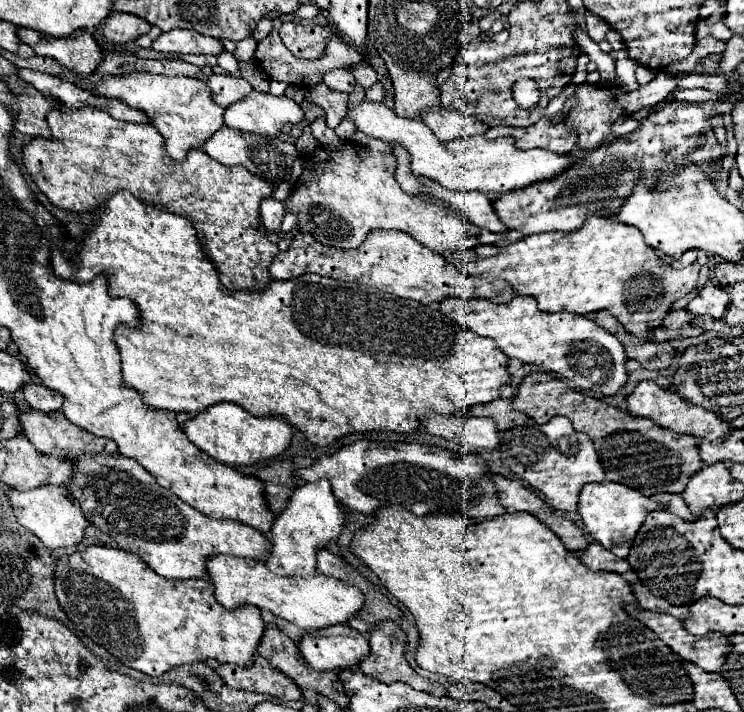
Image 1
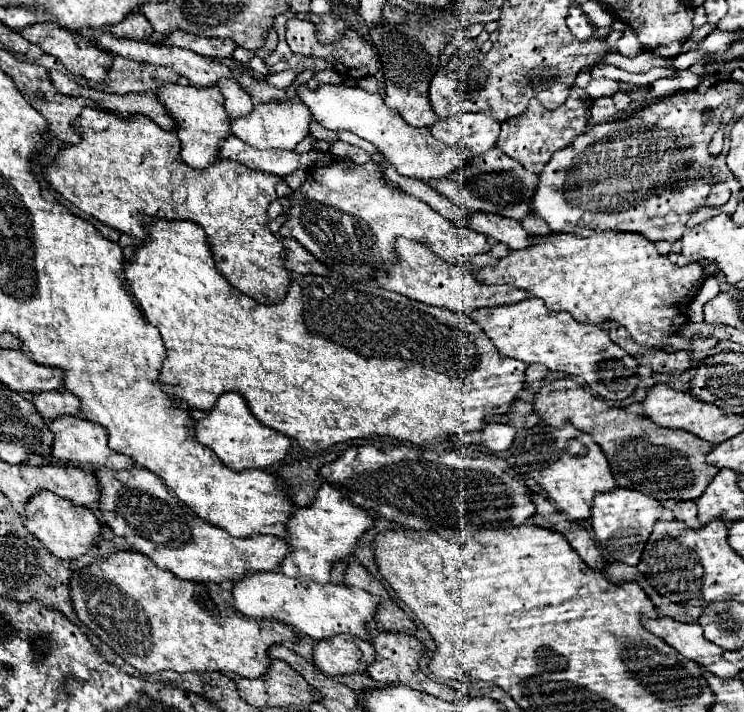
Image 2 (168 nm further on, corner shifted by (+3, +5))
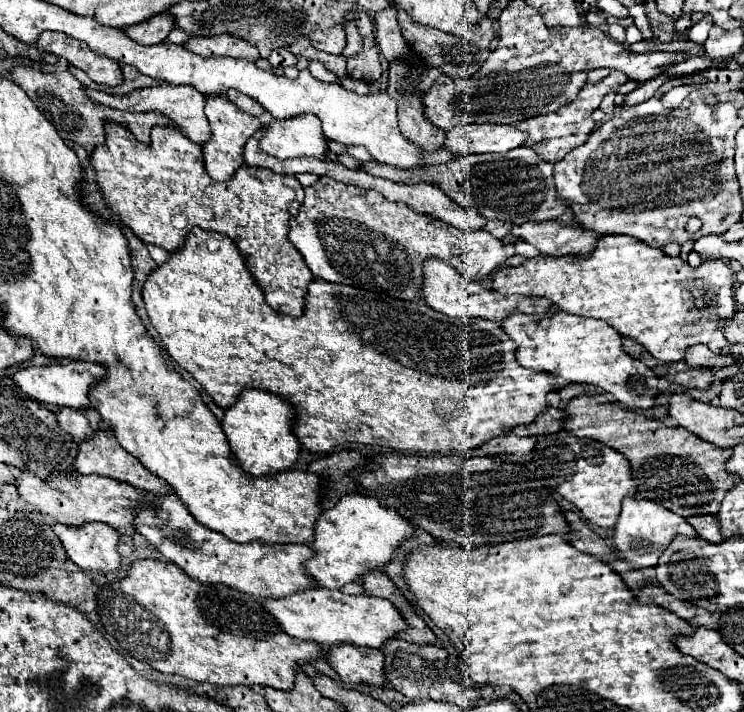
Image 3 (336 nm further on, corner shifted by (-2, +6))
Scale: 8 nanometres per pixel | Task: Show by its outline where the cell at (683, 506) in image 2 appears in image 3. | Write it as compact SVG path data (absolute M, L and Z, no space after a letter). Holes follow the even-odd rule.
M692 516L692 518L688 518L688 522L694 526L696 534L702 536L704 540L708 540L712 544L720 544L724 540L720 534L716 516Z

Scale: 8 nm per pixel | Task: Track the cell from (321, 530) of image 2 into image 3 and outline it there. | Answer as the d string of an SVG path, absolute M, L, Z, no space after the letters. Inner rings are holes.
M348 494L342 496L332 510L320 514L316 522L316 540L312 544L316 556L304 566L320 586L338 590L348 582L360 582L364 574L388 564L400 544L412 538L412 534L412 522L402 518L394 508L382 506L378 498Z

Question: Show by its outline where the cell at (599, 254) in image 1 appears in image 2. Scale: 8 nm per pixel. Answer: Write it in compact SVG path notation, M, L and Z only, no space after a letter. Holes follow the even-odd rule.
M605 231L593 233L591 237L581 237L575 233L551 233L545 237L535 237L533 245L525 249L511 251L507 257L499 259L493 267L483 267L475 273L479 283L497 285L509 283L513 287L525 289L531 295L545 301L547 309L551 311L567 311L577 321L585 323L603 323L605 319L613 319L623 325L633 341L643 347L661 349L665 339L673 335L688 322L687 303L691 297L697 295L701 281L703 281L703 267L699 263L689 263L685 267L673 265L667 257L657 253L653 241L639 233L625 233L625 231Z

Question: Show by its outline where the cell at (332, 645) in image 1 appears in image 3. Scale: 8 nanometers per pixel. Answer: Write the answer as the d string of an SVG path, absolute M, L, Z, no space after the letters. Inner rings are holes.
M332 646L328 650L328 662L346 684L384 686L384 654L382 650L366 650L362 646Z

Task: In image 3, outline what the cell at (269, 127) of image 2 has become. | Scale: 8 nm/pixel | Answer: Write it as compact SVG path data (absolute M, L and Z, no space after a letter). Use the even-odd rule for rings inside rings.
M314 114L282 122L270 118L268 124L270 126L266 128L260 146L270 156L280 160L302 158L302 156L312 156L320 160L326 158L328 140L322 134L320 120Z

